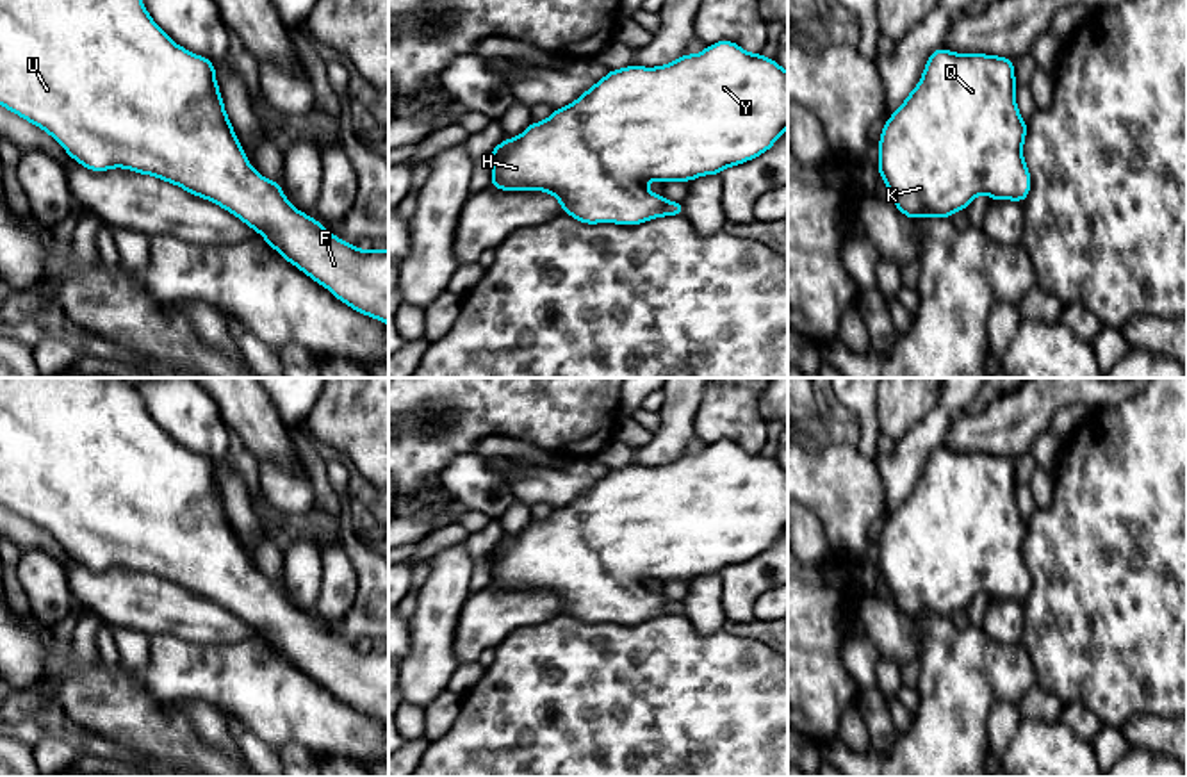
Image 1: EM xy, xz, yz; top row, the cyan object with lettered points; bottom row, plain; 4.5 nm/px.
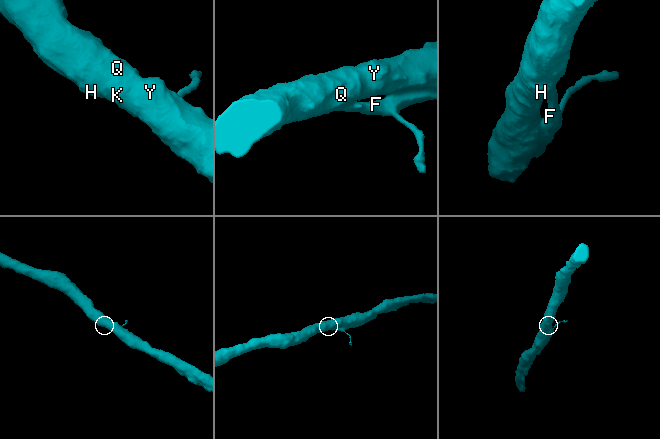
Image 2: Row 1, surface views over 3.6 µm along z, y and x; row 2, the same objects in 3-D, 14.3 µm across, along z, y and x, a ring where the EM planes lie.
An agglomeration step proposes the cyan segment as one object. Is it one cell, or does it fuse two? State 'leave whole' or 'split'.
leave whole

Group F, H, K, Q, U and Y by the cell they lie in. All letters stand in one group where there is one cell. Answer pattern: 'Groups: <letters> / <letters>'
Groups: F H K Q U Y

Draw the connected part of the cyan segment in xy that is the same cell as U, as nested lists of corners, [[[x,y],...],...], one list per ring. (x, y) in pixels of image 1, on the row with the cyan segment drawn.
[[[0,0],[0,105],[50,134],[94,173],[132,169],[214,201],[344,305],[389,326],[389,249],[362,251],[335,237],[294,209],[280,182],[253,169],[226,116],[214,61],[178,46],[151,20],[143,0]]]

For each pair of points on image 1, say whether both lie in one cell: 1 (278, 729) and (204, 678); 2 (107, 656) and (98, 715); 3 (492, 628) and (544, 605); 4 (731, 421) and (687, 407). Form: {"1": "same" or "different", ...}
{"1": "same", "2": "different", "3": "same", "4": "different"}

